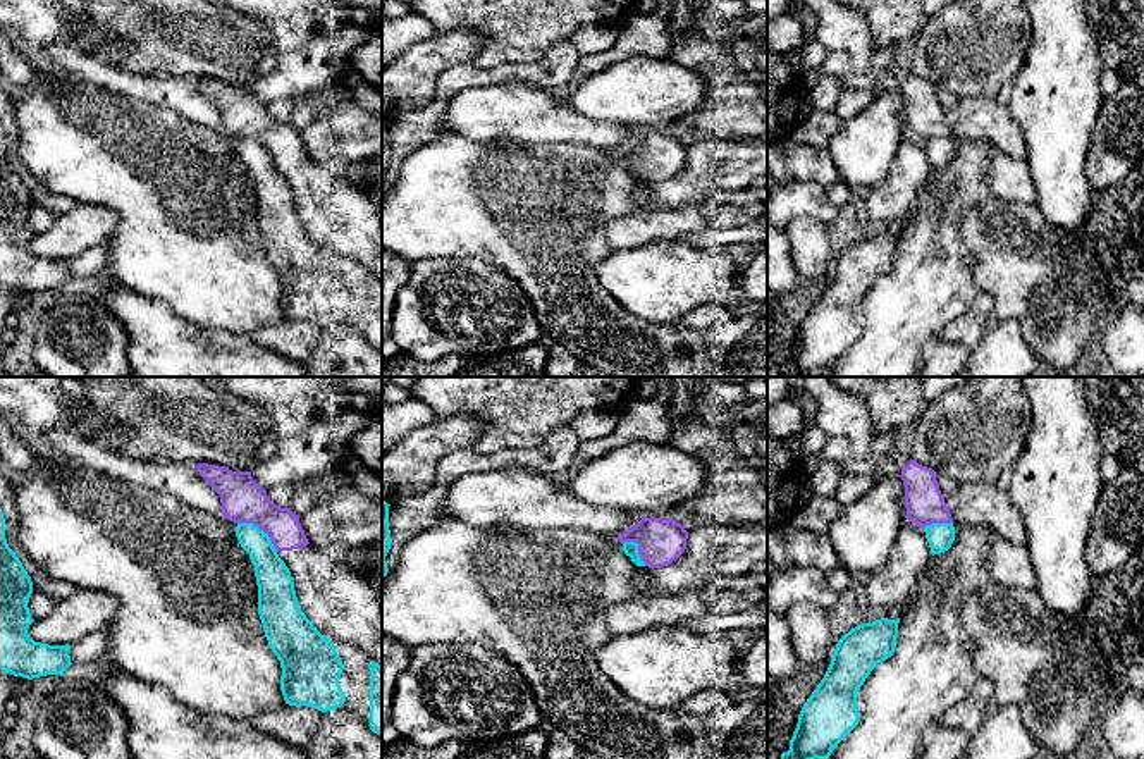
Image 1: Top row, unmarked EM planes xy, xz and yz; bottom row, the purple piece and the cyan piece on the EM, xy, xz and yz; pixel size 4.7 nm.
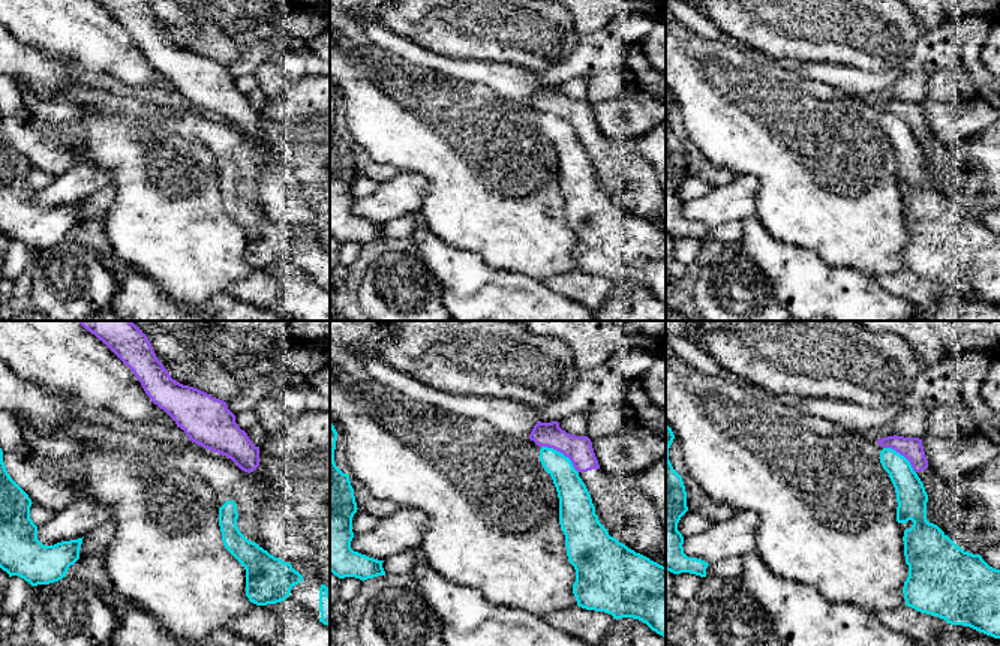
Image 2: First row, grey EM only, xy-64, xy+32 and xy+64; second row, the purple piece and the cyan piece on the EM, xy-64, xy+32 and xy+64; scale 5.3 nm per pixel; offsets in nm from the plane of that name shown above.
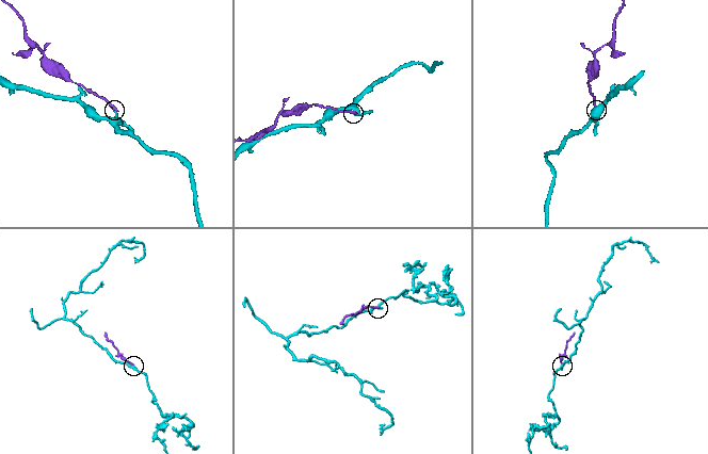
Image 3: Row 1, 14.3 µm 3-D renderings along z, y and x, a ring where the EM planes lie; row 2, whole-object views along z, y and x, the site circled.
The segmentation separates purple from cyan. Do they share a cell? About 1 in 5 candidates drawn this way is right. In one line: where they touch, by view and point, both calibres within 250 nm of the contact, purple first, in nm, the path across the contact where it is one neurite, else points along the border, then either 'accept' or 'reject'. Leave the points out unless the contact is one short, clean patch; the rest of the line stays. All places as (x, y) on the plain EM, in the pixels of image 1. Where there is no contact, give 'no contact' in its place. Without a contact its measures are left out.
xy (260, 143) | 200/170 nm | along xy (238, 136), (255, 138), (277, 166) | reject

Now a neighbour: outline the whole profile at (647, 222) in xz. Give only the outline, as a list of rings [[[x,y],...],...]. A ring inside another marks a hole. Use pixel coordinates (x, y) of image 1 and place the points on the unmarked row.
[[[635,181],[631,210],[607,220],[606,241],[614,248],[633,250],[655,241],[683,243],[690,234],[712,225],[705,205],[667,208],[652,203],[652,182]]]

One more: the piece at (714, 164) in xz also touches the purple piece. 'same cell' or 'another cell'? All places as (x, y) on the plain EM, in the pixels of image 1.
another cell

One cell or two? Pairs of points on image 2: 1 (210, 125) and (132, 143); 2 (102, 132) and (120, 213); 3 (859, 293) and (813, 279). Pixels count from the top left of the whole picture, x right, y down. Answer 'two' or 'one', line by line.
1: two
2: one
3: one

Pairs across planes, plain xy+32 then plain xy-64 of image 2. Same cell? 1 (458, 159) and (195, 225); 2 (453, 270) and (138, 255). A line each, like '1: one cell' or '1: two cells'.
1: one cell
2: two cells

